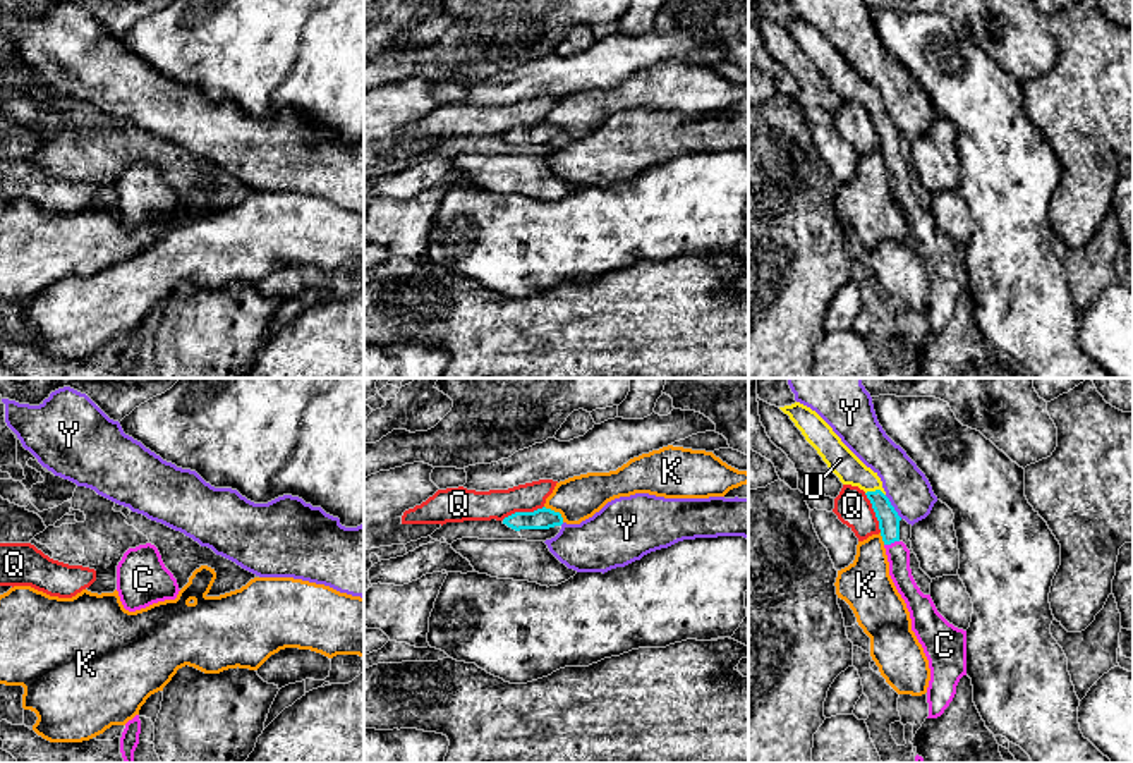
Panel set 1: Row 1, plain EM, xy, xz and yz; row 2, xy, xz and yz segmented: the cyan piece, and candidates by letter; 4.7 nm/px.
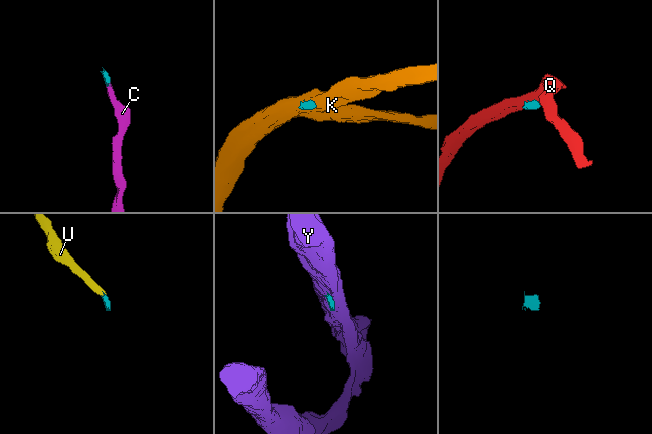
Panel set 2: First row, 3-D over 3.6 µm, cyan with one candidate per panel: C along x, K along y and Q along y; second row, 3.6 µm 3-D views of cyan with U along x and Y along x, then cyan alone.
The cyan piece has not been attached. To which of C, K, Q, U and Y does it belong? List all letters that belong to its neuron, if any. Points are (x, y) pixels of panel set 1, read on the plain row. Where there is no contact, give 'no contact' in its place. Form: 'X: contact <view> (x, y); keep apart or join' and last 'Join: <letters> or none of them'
C: contact yz (891, 157); join
K: contact xz (557, 128); keep apart
Q: contact xz (522, 128); keep apart
U: contact yz (876, 105); join
Y: contact yz (893, 122); keep apart
Join: C, U

